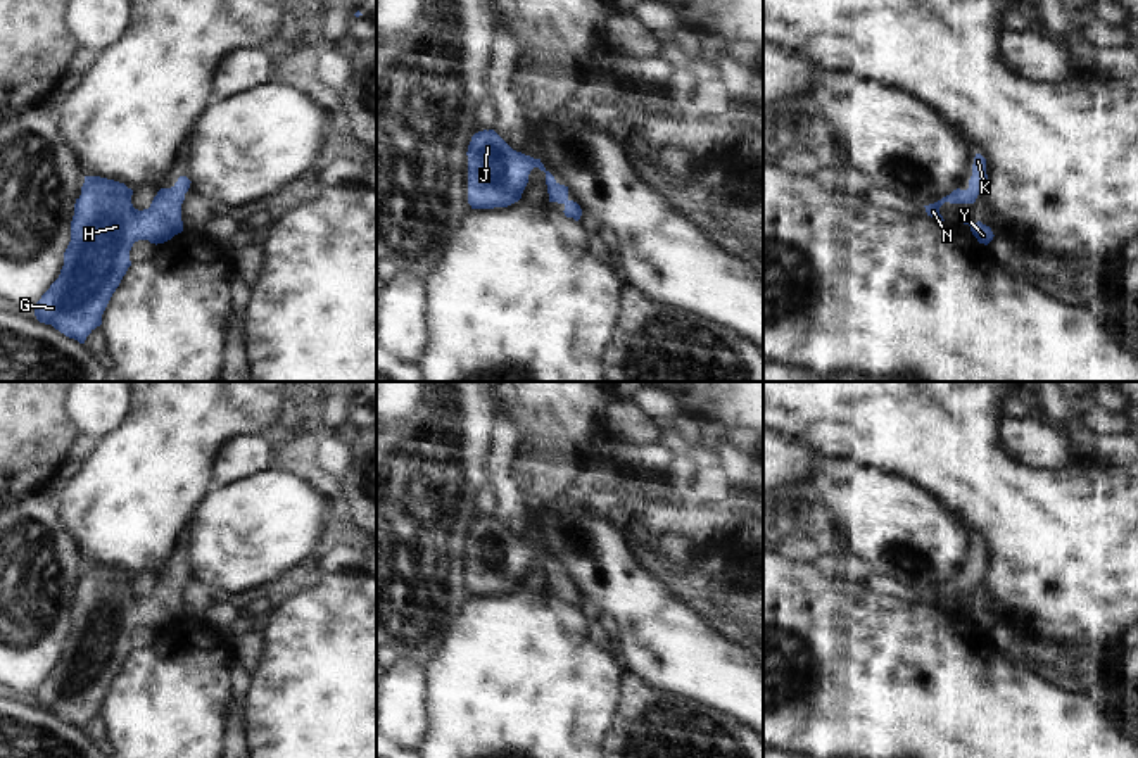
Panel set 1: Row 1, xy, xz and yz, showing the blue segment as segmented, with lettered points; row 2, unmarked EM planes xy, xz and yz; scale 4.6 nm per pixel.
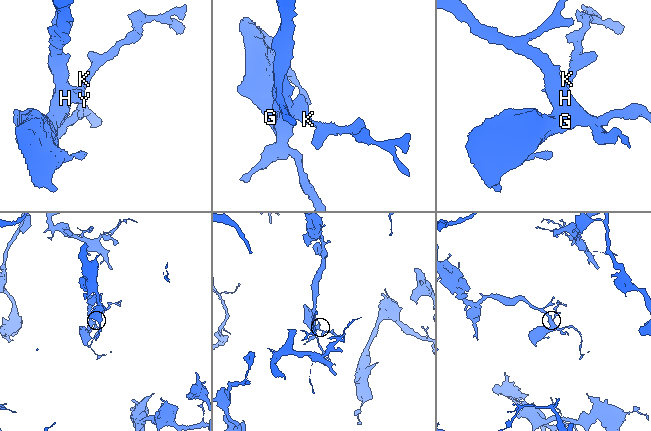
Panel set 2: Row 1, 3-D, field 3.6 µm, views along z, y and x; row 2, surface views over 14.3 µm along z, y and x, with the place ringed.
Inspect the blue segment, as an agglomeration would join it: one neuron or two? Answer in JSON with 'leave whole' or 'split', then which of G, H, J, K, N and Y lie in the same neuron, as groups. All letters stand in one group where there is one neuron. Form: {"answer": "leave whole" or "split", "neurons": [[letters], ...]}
{"answer": "leave whole", "neurons": [["G", "H", "J", "K", "N", "Y"]]}

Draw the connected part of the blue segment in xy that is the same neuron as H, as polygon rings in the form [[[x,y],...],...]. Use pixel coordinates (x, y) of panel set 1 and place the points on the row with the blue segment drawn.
[[[85,176],[81,195],[74,204],[71,242],[64,252],[59,278],[33,306],[40,323],[52,325],[69,338],[85,344],[86,337],[102,325],[102,314],[131,266],[130,250],[135,242],[164,243],[183,231],[181,204],[190,180],[180,176],[171,188],[161,188],[149,209],[138,211],[131,204],[133,190],[124,183]]]

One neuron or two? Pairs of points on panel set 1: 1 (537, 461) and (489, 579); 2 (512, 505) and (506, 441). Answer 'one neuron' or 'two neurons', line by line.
1: one neuron
2: one neuron

